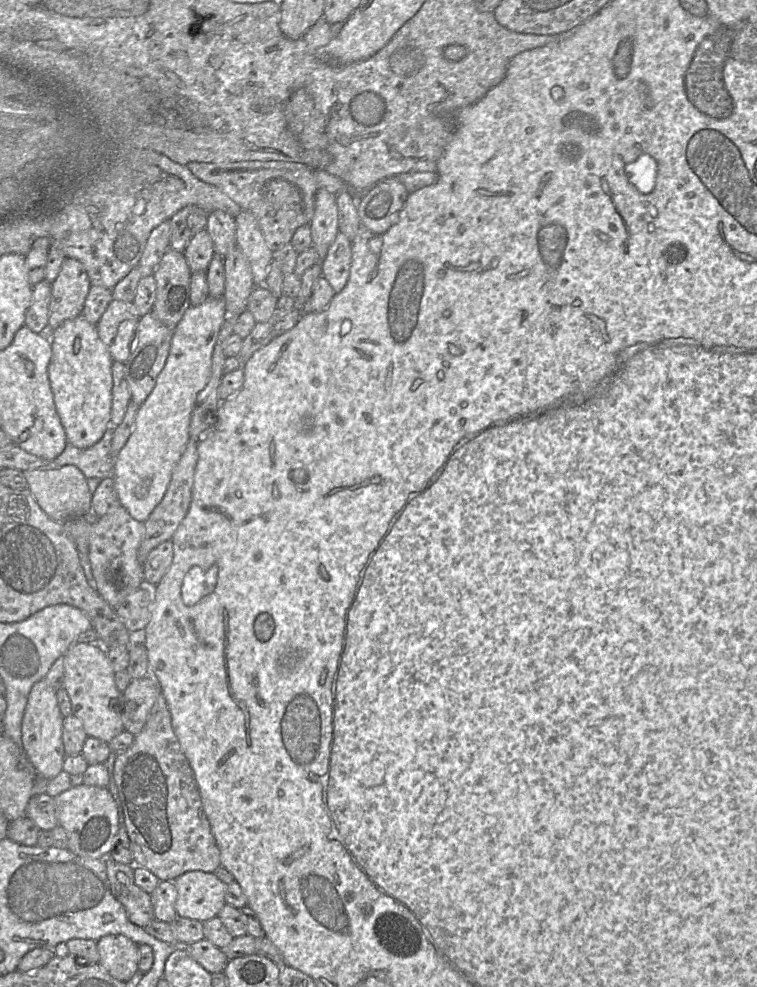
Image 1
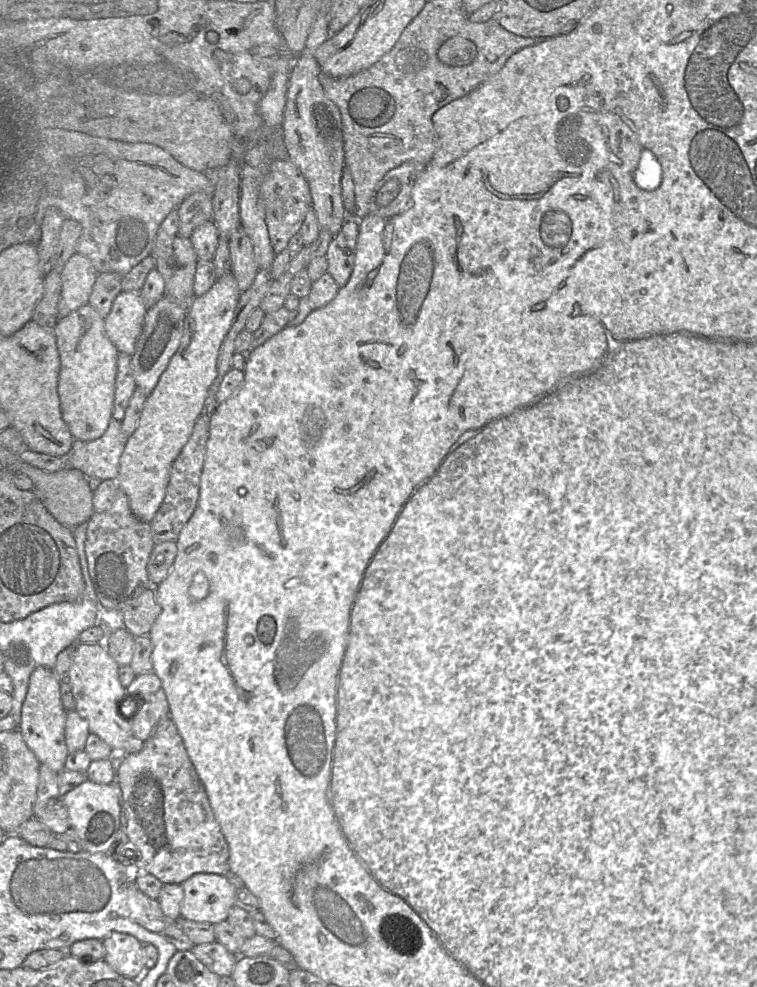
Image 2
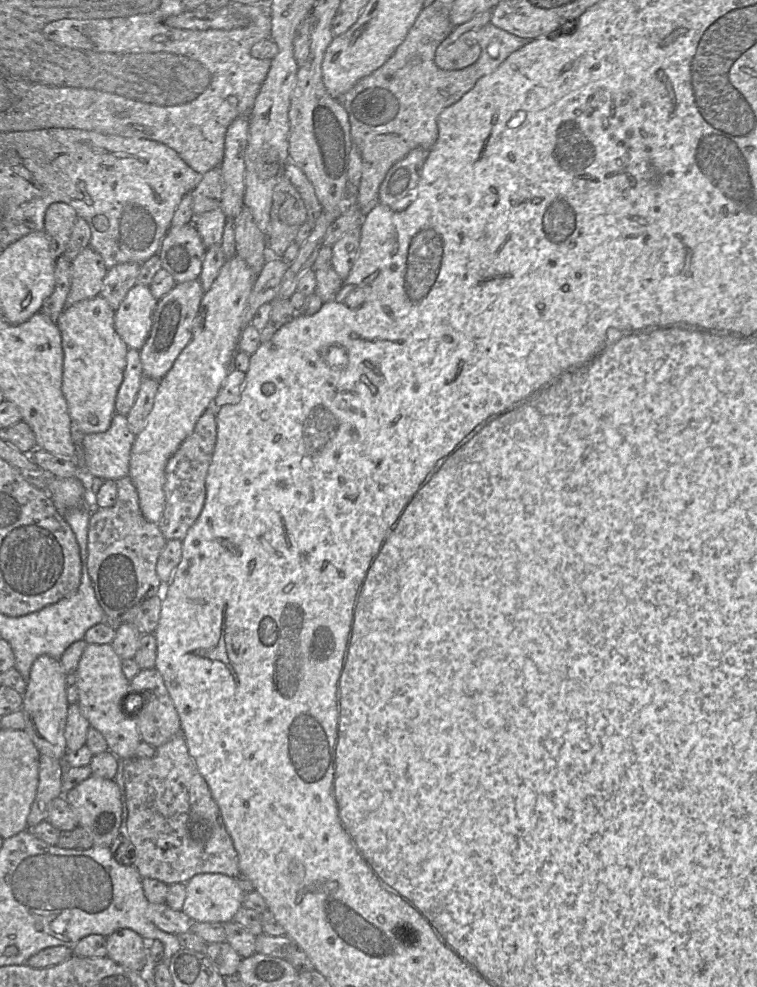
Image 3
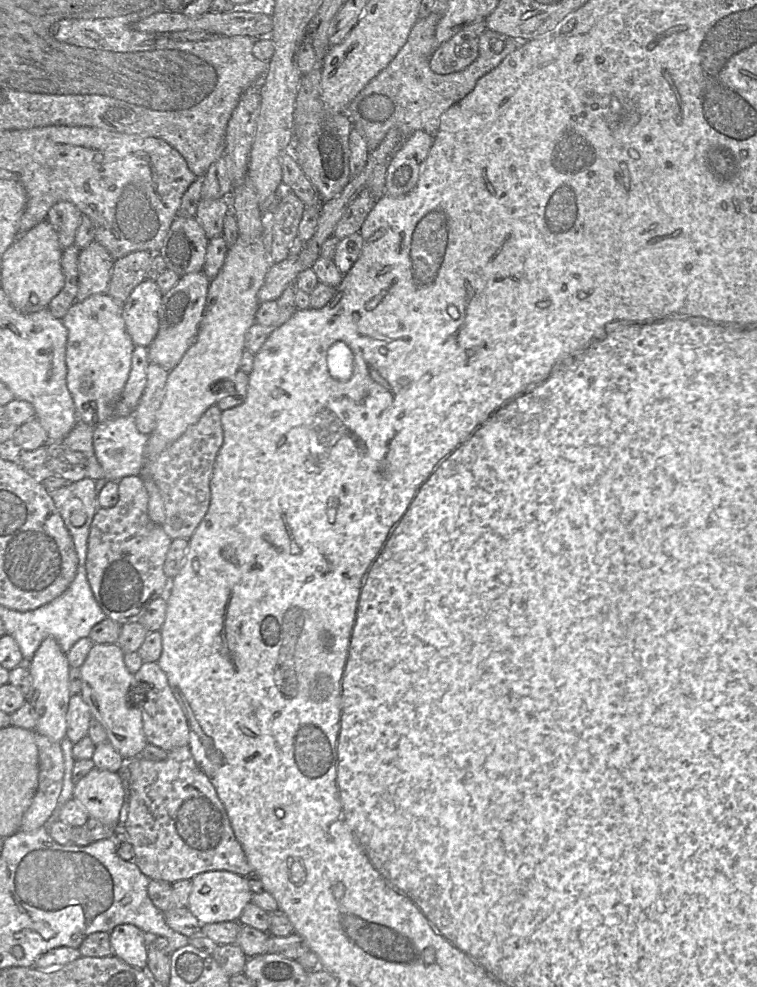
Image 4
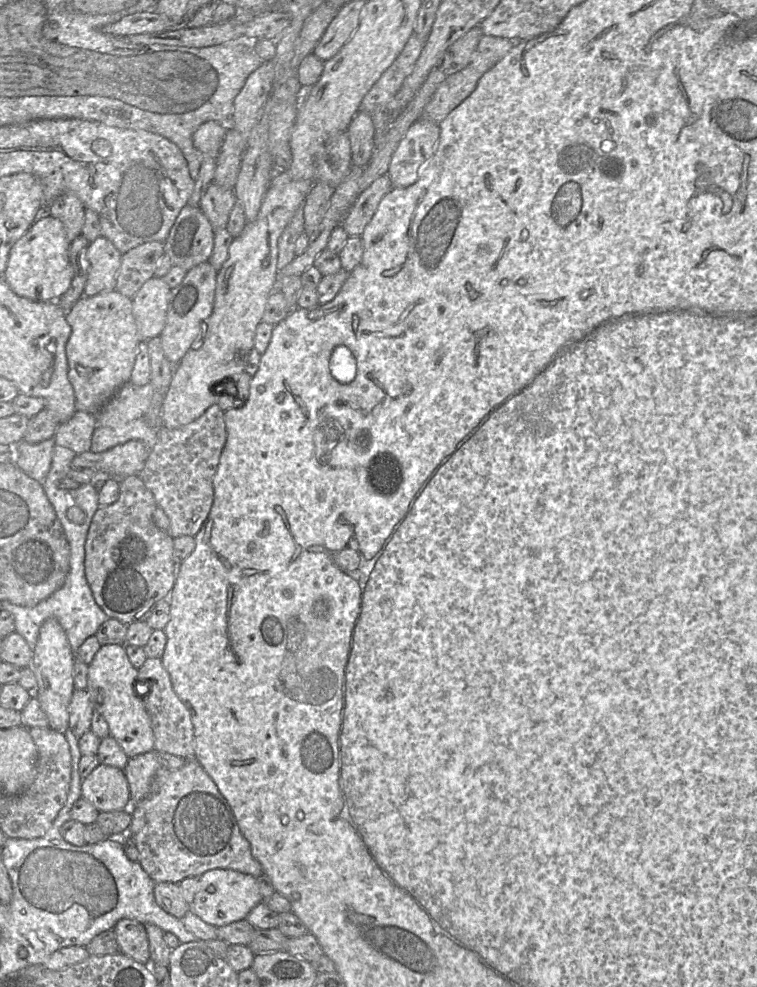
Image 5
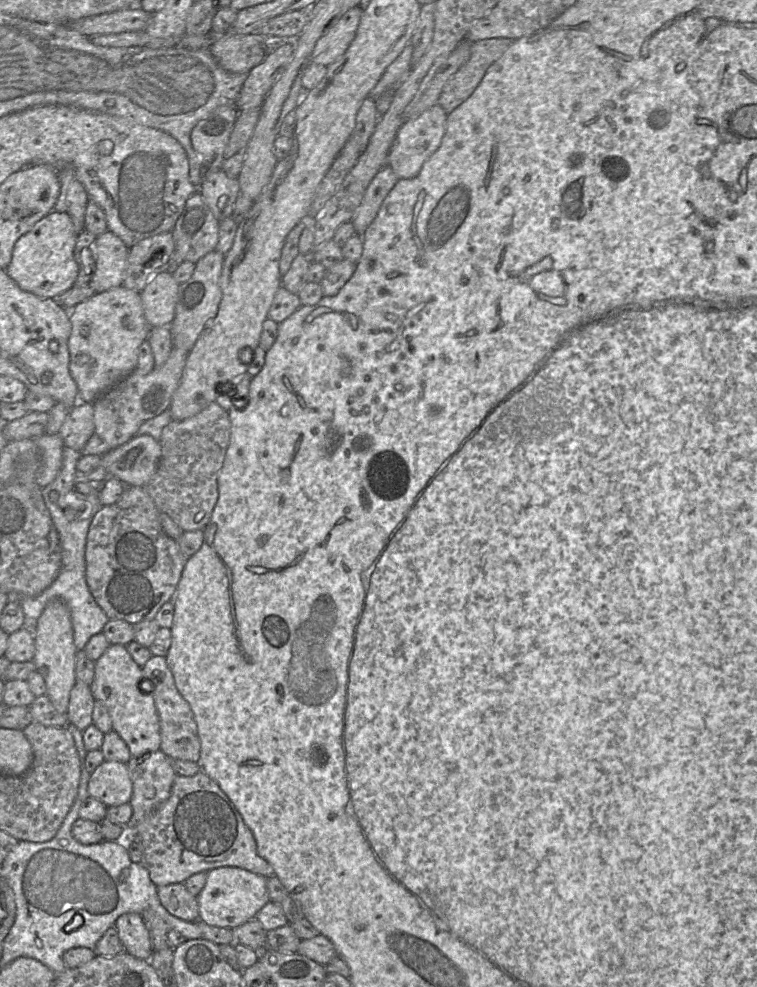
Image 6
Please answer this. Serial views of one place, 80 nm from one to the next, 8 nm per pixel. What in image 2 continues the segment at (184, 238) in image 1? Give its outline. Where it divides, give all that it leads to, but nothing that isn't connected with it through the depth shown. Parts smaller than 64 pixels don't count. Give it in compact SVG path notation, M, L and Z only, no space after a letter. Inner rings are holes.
M195 192L187 196L178 206L178 235L190 238L201 224L212 220L212 195Z

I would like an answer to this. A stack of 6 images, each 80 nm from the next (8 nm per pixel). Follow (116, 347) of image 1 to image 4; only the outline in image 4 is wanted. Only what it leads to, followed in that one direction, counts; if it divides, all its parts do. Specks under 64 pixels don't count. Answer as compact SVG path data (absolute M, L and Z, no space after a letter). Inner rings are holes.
M145 279L124 302L123 318L134 345L148 348L156 337L162 298L156 281Z

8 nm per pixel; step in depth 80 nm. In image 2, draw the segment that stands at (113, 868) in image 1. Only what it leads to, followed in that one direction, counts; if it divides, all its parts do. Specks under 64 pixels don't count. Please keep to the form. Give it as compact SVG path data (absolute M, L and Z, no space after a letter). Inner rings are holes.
M137 886L130 898L131 918L151 932L160 933L175 920L167 917L157 899L146 896Z

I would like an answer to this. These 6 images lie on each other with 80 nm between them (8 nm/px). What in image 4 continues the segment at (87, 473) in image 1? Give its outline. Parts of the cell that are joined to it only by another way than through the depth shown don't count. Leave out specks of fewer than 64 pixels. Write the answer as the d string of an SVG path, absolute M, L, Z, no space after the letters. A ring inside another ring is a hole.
M134 415L113 416L98 424L93 431L93 448L101 465L104 478L108 481L119 481L126 476L139 476L145 464L145 448L149 435L141 433Z

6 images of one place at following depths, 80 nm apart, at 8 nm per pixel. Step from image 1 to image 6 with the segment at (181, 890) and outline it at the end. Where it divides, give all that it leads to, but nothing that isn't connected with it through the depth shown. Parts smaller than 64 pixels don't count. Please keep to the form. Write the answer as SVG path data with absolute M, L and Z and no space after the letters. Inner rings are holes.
M219 867L207 872L204 888L197 896L199 919L210 926L235 928L256 917L270 901L267 877L238 867Z

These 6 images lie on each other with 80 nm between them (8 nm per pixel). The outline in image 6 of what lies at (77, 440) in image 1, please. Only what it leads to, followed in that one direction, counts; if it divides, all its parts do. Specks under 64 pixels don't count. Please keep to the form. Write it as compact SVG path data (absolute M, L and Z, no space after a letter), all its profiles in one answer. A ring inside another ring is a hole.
M124 286L94 294L77 304L69 311L69 319L71 323L71 334L68 339L69 371L78 387L78 400L94 403L136 369L139 346L148 338L151 326L145 318L140 293ZM85 325L89 326L88 335L83 334L83 326Z

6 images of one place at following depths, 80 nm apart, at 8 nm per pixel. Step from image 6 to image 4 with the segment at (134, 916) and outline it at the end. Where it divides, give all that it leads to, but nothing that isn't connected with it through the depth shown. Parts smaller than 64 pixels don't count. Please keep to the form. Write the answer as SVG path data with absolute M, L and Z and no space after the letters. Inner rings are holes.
M133 924L117 925L110 932L113 954L125 963L146 969L148 957L148 935Z

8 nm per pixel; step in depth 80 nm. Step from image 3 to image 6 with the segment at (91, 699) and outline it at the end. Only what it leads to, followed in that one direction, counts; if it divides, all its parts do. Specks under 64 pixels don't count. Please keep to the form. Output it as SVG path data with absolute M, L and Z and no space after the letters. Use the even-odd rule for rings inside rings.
M110 645L95 661L95 675L90 685L93 697L107 708L112 719L112 730L127 744L132 757L160 750L160 722L151 693L142 692L139 684L143 679L140 667L129 654L125 645Z

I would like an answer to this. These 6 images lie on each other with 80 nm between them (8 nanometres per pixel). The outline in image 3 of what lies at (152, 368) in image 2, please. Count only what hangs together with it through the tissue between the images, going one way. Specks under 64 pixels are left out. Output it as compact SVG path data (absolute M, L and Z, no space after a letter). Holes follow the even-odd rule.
M196 279L176 284L157 302L152 314L149 336L140 350L143 376L160 381L172 368L177 357L192 339L194 321L204 293L199 279Z

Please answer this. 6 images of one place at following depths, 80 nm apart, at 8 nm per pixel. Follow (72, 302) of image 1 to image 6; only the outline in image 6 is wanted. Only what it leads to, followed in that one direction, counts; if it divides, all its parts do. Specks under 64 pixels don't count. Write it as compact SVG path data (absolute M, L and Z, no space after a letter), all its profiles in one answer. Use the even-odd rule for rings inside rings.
M108 230L96 237L96 267L88 284L95 294L122 286L129 249Z

